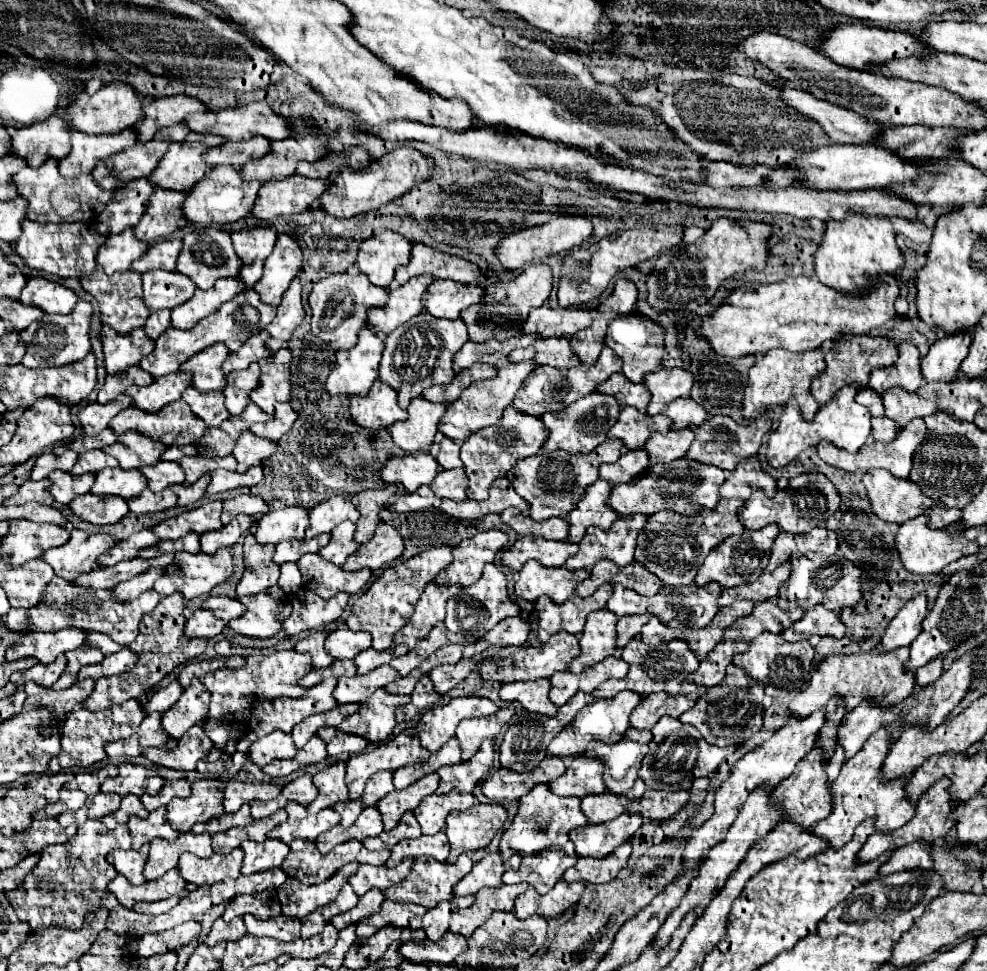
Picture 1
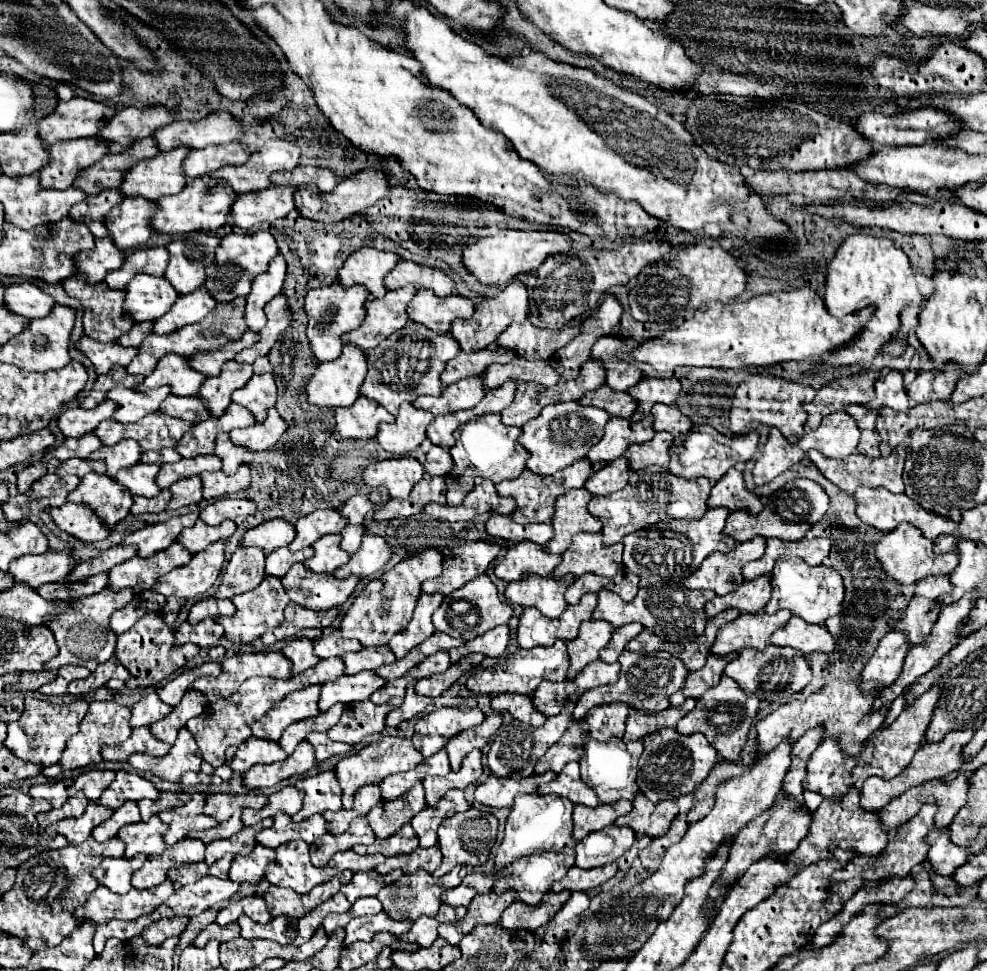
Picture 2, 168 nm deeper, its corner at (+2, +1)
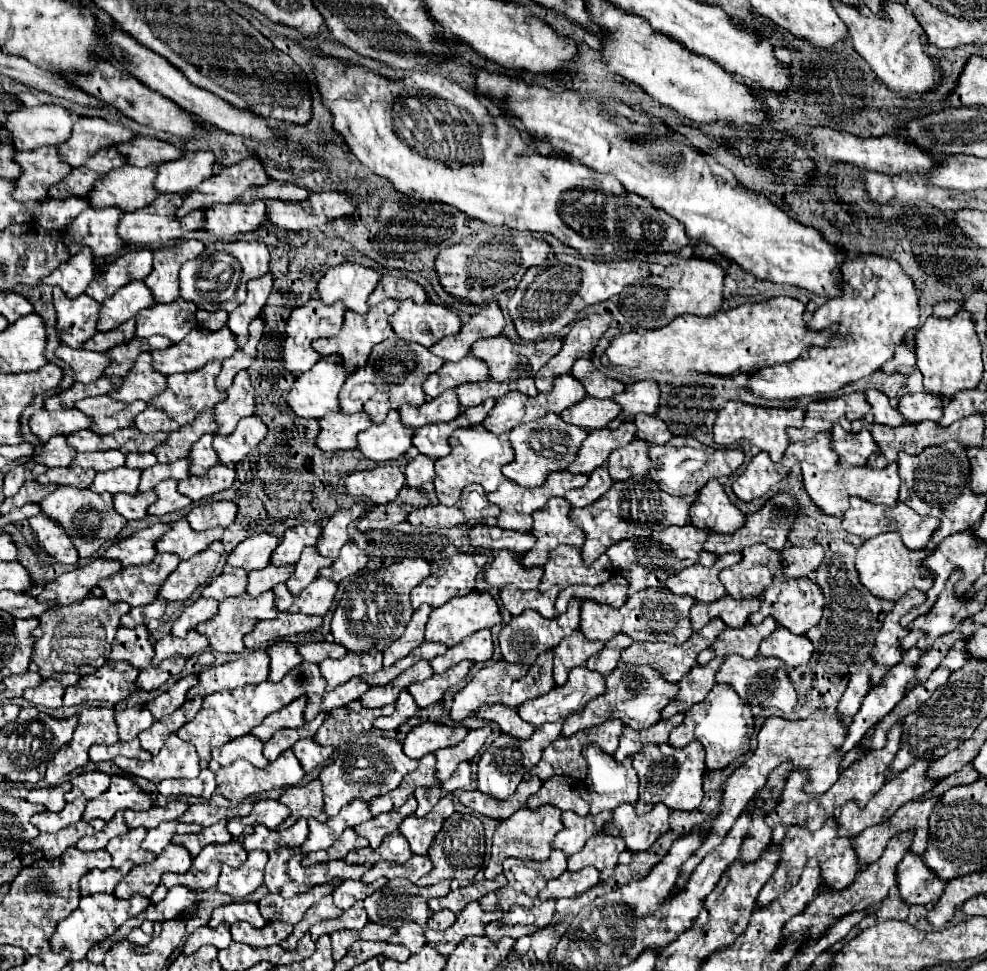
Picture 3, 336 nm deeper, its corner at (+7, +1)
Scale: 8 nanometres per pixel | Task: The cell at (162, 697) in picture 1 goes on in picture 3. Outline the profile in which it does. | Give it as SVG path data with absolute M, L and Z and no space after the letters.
M133 706L133 708L125 708L119 710L115 714L115 722L119 726L119 740L133 740L141 730L149 728L153 724L153 714L145 708L145 706Z

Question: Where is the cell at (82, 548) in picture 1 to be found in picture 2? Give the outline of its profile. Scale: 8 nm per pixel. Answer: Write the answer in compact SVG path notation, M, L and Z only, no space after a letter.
M46 552L40 556L22 556L10 564L8 574L14 582L26 586L42 586L48 582L60 582L76 566L76 560L66 552Z

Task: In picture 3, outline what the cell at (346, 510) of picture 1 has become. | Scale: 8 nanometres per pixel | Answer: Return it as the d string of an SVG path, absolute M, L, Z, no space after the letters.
M303 522L299 526L293 526L289 530L285 530L283 534L283 542L277 546L277 550L273 552L271 564L275 566L285 566L285 564L293 564L297 562L297 558L301 556L303 548L313 546L319 542L321 538L321 524L319 522Z

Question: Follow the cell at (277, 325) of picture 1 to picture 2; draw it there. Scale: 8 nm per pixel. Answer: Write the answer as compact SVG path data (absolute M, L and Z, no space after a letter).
M278 294L270 304L266 304L266 326L260 332L260 340L252 346L246 348L238 354L238 358L234 358L238 364L252 364L256 358L266 356L270 352L270 348L274 346L274 342L278 340L280 332L284 332L290 322L292 322L292 314L286 306L286 296Z

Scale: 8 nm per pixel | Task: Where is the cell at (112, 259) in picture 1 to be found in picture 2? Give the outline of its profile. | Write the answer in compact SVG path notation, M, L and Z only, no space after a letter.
M108 236L96 238L94 248L78 254L78 274L84 274L86 282L98 284L110 270L116 270L124 260L124 254L112 244Z

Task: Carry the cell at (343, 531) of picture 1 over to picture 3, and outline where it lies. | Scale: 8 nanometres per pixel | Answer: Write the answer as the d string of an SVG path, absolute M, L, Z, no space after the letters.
M315 546L305 548L305 550L301 552L301 558L299 558L297 566L295 566L293 576L287 580L289 592L299 594L299 592L301 592L313 578L317 578L317 572L319 572L321 568L331 566L331 564L333 564L333 562L331 562L329 558L321 556L321 554L317 552Z

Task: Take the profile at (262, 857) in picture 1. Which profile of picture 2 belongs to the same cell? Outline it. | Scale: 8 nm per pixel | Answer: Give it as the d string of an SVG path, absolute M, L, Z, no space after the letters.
M256 844L256 848L252 850L252 854L248 856L236 856L230 870L228 870L228 878L232 882L250 882L250 884L258 884L264 878L264 870L270 864L270 860L274 858L274 850L266 848L262 844Z

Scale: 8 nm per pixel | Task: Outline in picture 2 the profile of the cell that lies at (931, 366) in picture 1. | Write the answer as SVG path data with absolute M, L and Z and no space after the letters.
M948 364L948 368L944 372L936 372L936 370L922 372L910 384L908 396L916 404L932 402L932 400L950 400L956 380L958 380L958 370L952 364Z

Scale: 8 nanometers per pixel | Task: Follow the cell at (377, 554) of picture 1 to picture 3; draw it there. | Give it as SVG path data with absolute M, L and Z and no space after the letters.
M347 542L347 544L343 546L339 558L333 562L333 566L321 570L319 576L331 578L331 580L335 580L335 582L341 582L341 580L345 580L347 576L357 574L359 570L363 570L363 568L367 566L367 562L369 562L369 556L365 556L365 552L363 552L359 546L355 546L353 542Z

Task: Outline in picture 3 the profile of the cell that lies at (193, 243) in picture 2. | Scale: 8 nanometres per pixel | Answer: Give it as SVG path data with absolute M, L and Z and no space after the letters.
M181 240L175 246L167 248L157 248L153 252L153 272L149 278L145 278L145 284L153 290L153 296L157 302L173 302L179 296L179 268L183 262L197 258L203 252L203 242L199 240Z

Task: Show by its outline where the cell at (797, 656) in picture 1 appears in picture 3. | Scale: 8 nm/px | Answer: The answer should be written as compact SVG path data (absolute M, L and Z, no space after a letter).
M731 654L725 658L715 680L721 684L733 686L735 692L745 702L751 702L751 706L773 706L783 712L791 712L797 704L797 690L793 686L793 680L787 674L785 662L781 662L779 658L767 658L767 656L743 658L739 654Z

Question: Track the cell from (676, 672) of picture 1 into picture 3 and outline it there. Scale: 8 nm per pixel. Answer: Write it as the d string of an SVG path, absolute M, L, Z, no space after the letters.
M629 664L617 666L607 676L605 694L601 694L599 698L593 698L583 710L579 710L575 714L569 714L569 718L565 718L563 736L575 734L579 730L587 730L591 726L597 726L601 722L605 722L605 720L611 720L611 718L621 718L623 724L627 724L635 730L649 728L661 718L661 710L675 696L677 696L677 684L667 682L663 678L663 674L659 670L655 670L653 666L649 666L649 664L643 664L643 666L629 666Z

